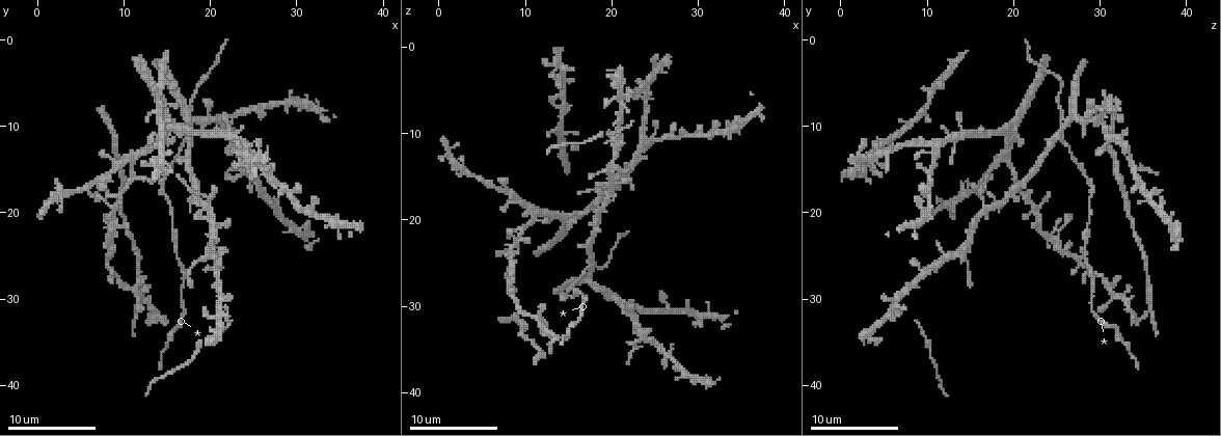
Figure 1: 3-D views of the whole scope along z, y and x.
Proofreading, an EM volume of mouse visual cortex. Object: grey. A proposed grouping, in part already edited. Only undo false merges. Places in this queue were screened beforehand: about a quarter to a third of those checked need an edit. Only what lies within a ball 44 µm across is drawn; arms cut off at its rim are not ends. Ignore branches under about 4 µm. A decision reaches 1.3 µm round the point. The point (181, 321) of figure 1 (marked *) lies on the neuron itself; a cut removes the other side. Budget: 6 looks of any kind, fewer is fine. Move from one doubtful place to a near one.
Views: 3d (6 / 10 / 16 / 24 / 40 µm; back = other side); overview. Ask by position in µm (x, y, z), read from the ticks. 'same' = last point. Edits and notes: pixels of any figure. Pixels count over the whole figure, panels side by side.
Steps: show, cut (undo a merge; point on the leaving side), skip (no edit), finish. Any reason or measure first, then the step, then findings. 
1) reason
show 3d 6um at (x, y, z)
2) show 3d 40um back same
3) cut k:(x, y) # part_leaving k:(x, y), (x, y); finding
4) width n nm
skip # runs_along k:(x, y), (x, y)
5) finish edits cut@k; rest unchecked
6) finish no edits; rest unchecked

three-way junction
show 3d 6um at (20.8, 30.8, 6.4)

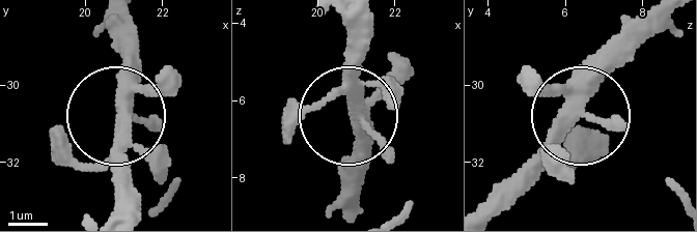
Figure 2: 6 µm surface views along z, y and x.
arms 3
skip # runs_along 2:(665, 23), (499, 189); one neuron here

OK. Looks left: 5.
two arms at a narrow angle
show 3d 16um at (19.8, 19.4, 16.8)

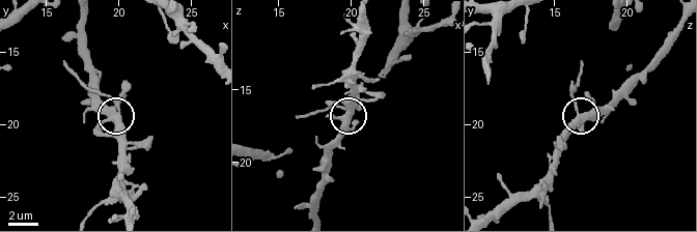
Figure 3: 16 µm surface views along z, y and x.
show 3d 6um at (19.8, 19.4, 16.6)

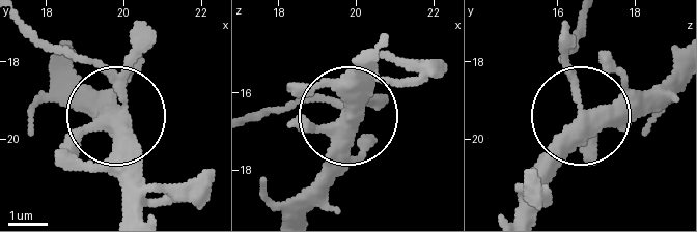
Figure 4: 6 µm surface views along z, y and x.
arms 5
cut 4:(144, 46) # a second neuron is stuck on

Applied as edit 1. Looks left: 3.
show overview

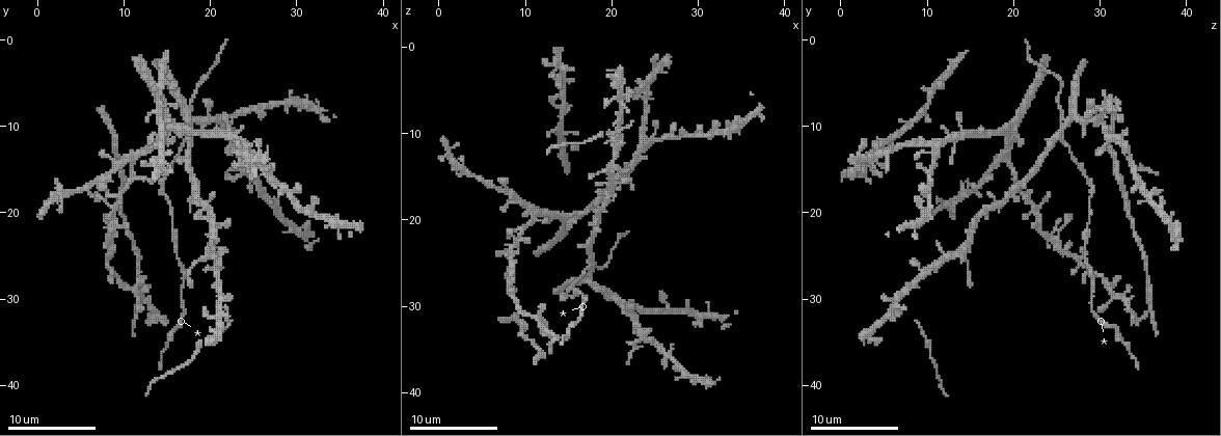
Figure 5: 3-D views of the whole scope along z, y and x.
four arms meet
show 3d 10um at (17.4, 9.4, 26.2)

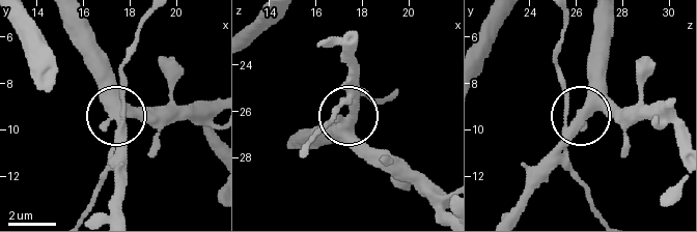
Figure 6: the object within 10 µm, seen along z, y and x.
width 360 nm
skip # runs_along 6:(86, 212), (116, 141), (121, 60); continuous, no second neuron

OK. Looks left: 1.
finish edits cut@4; rest unchecked

